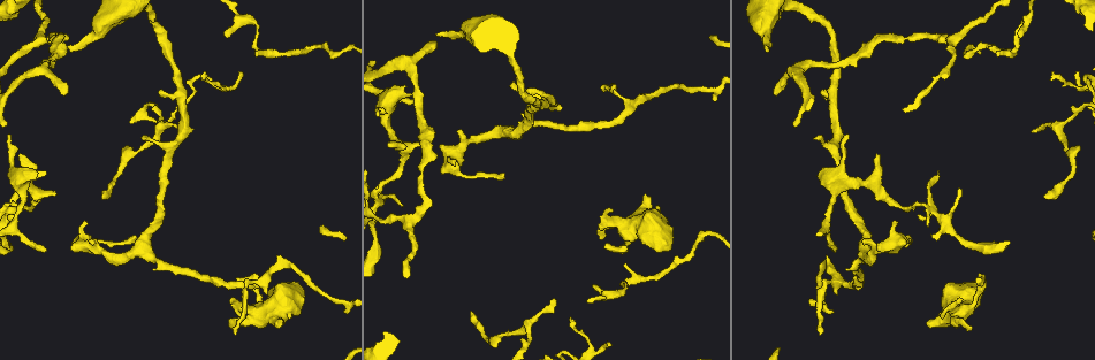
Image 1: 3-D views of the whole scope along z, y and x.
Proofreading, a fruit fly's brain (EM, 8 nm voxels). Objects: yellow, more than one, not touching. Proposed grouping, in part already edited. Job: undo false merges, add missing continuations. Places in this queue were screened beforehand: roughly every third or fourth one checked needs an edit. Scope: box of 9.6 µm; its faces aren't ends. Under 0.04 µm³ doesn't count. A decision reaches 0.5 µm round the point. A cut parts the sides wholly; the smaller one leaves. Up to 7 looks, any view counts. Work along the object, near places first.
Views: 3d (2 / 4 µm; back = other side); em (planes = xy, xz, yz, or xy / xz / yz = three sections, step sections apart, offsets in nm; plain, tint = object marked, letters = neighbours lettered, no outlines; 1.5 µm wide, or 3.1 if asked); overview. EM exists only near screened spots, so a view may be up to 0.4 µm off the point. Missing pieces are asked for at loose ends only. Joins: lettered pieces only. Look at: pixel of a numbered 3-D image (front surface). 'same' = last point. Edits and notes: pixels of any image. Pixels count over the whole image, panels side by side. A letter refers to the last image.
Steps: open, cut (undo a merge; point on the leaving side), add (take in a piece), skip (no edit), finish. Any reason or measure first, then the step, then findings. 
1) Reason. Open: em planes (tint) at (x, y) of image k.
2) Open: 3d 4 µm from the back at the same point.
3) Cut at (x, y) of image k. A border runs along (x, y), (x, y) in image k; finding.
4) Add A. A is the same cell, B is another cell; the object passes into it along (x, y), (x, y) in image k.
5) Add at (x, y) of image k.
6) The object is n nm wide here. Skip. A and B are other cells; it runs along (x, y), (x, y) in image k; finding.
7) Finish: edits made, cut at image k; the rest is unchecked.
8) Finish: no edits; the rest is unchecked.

Branch stops here. Open: 3d 4 µm at (861, 240) of image 1.

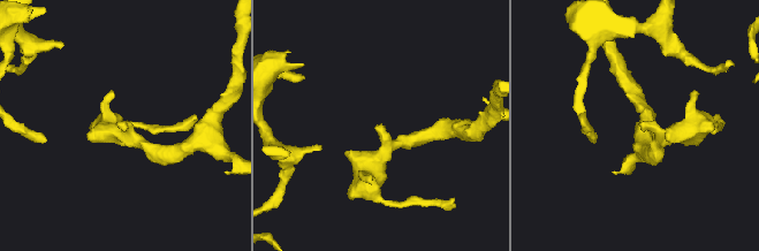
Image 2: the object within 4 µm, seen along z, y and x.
The arms are 220, 300 nm wide. Open: em planes (plain) at (639, 124) of image 2.

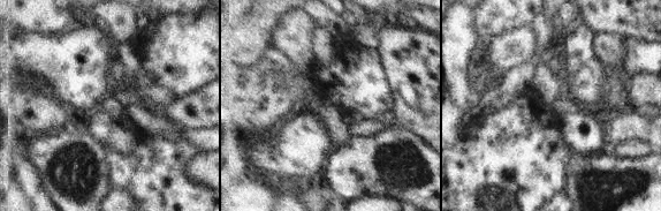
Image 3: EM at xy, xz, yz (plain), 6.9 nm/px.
Open: em planes (letters) at the same point.

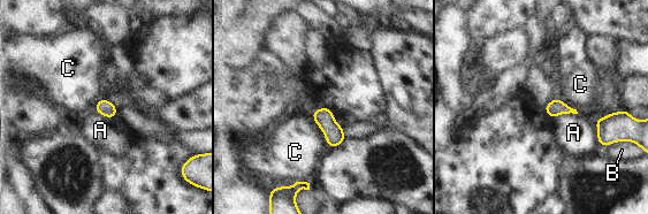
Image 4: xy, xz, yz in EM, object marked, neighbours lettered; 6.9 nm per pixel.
The longest contact is with C, 220 nm. Skip. A, B and C are other cells; a border runs along (577, 113), (561, 113), (553, 120) in image 4; none of them fits.

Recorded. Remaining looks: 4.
Free end. Open: 3d 4 µm from the back at (433, 41) of image 1.

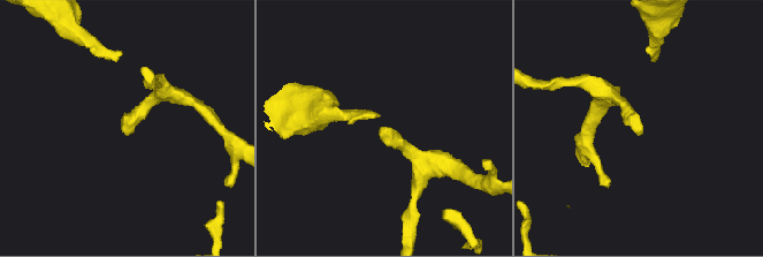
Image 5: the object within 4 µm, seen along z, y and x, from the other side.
Shape alone is not enough. Open: em xy step 4 (tint) at (640, 133) of image 5.

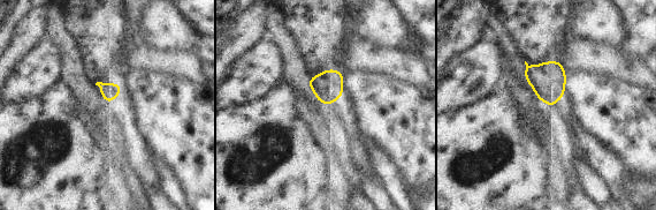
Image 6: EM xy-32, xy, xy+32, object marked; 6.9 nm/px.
Cut it another way. Open: em planes (letters) at the same point.

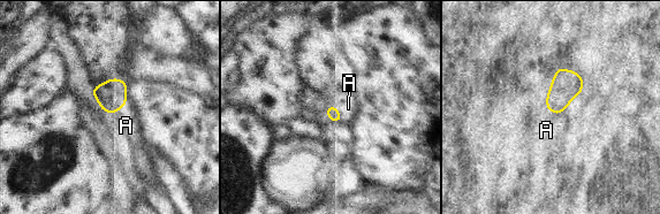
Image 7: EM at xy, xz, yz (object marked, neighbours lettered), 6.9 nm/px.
The longest contact is with A, 130 nm. Add A. A is the same cell; it goes on there.

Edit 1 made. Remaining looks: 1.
Finish: edits made, add at image 7; the rest is unchecked.

